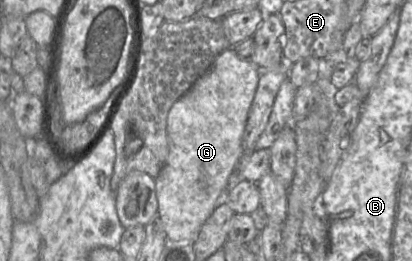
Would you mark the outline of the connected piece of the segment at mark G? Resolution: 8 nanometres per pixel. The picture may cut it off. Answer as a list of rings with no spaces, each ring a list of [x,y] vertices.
[[[230,47],[220,53],[210,69],[171,107],[167,116],[168,156],[155,178],[158,216],[167,241],[193,242],[205,221],[220,204],[230,185],[236,182],[239,164],[244,158],[241,141],[261,70],[249,59],[241,59]]]

